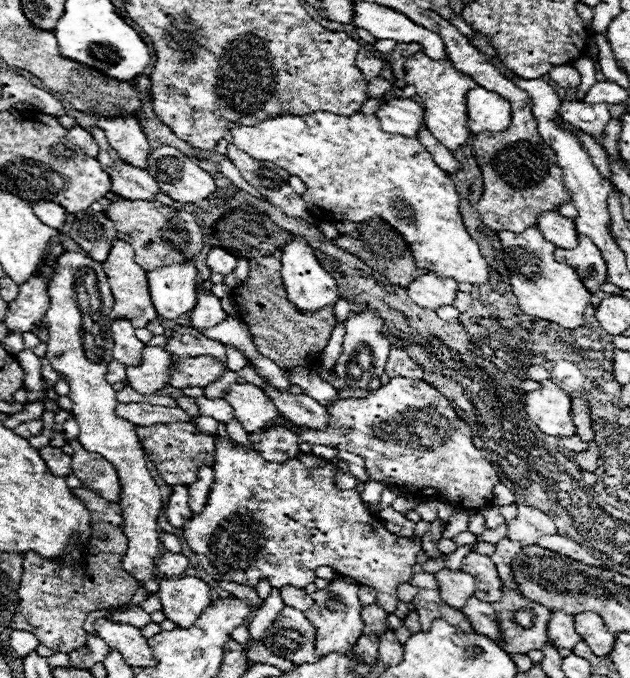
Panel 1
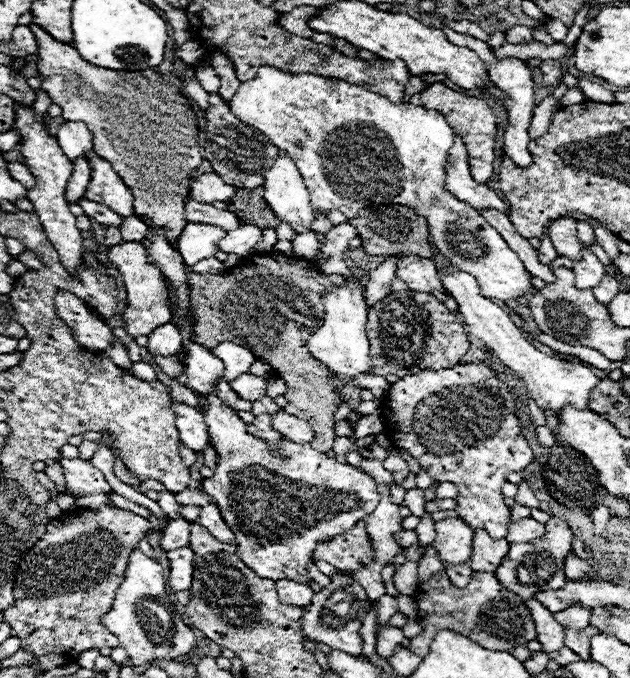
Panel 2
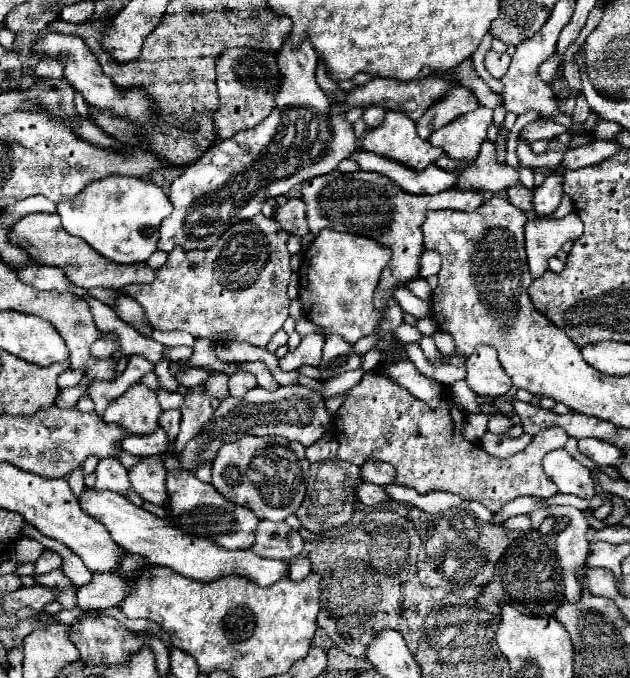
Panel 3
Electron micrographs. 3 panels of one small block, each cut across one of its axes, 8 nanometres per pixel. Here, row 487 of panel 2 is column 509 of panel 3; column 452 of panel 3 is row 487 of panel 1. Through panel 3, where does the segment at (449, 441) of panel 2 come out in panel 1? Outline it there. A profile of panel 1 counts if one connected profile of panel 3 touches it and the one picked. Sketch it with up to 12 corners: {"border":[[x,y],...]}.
{"border":[[402,376],[328,408],[298,442],[376,482],[478,510],[500,482],[470,426]]}

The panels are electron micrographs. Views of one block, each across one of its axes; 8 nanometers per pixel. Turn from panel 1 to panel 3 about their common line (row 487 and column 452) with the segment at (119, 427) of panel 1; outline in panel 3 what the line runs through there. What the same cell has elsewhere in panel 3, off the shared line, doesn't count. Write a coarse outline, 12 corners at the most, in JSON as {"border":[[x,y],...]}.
{"border":[[492,110],[462,114],[428,140],[450,158],[472,162]]}

